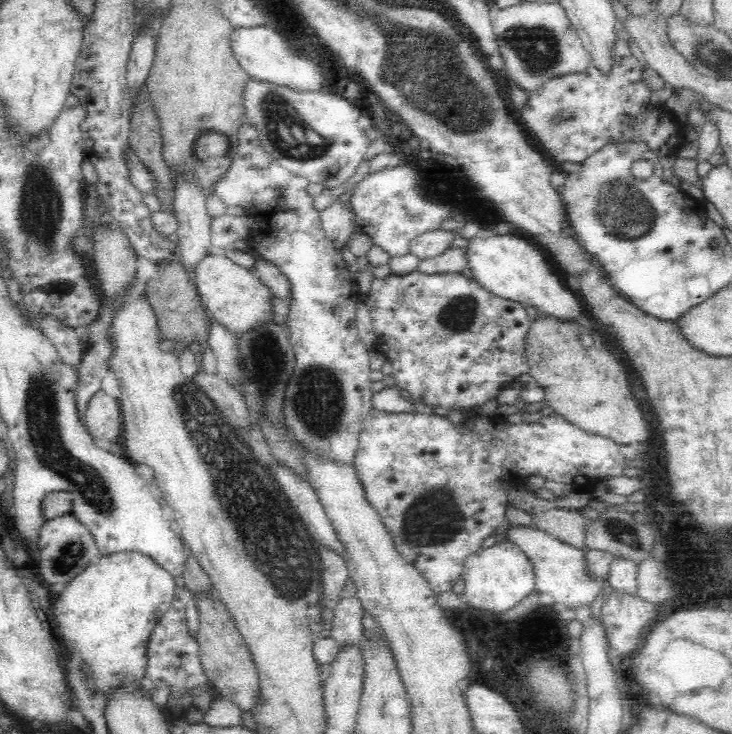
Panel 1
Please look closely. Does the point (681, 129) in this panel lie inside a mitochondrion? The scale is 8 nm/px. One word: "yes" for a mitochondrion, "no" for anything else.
no

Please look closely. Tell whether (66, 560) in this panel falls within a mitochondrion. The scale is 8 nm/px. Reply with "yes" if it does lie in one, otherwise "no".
yes

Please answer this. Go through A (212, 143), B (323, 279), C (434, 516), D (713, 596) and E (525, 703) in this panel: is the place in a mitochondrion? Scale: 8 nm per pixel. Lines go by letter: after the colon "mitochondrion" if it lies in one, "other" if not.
A: mitochondrion
B: other
C: mitochondrion
D: other
E: other

